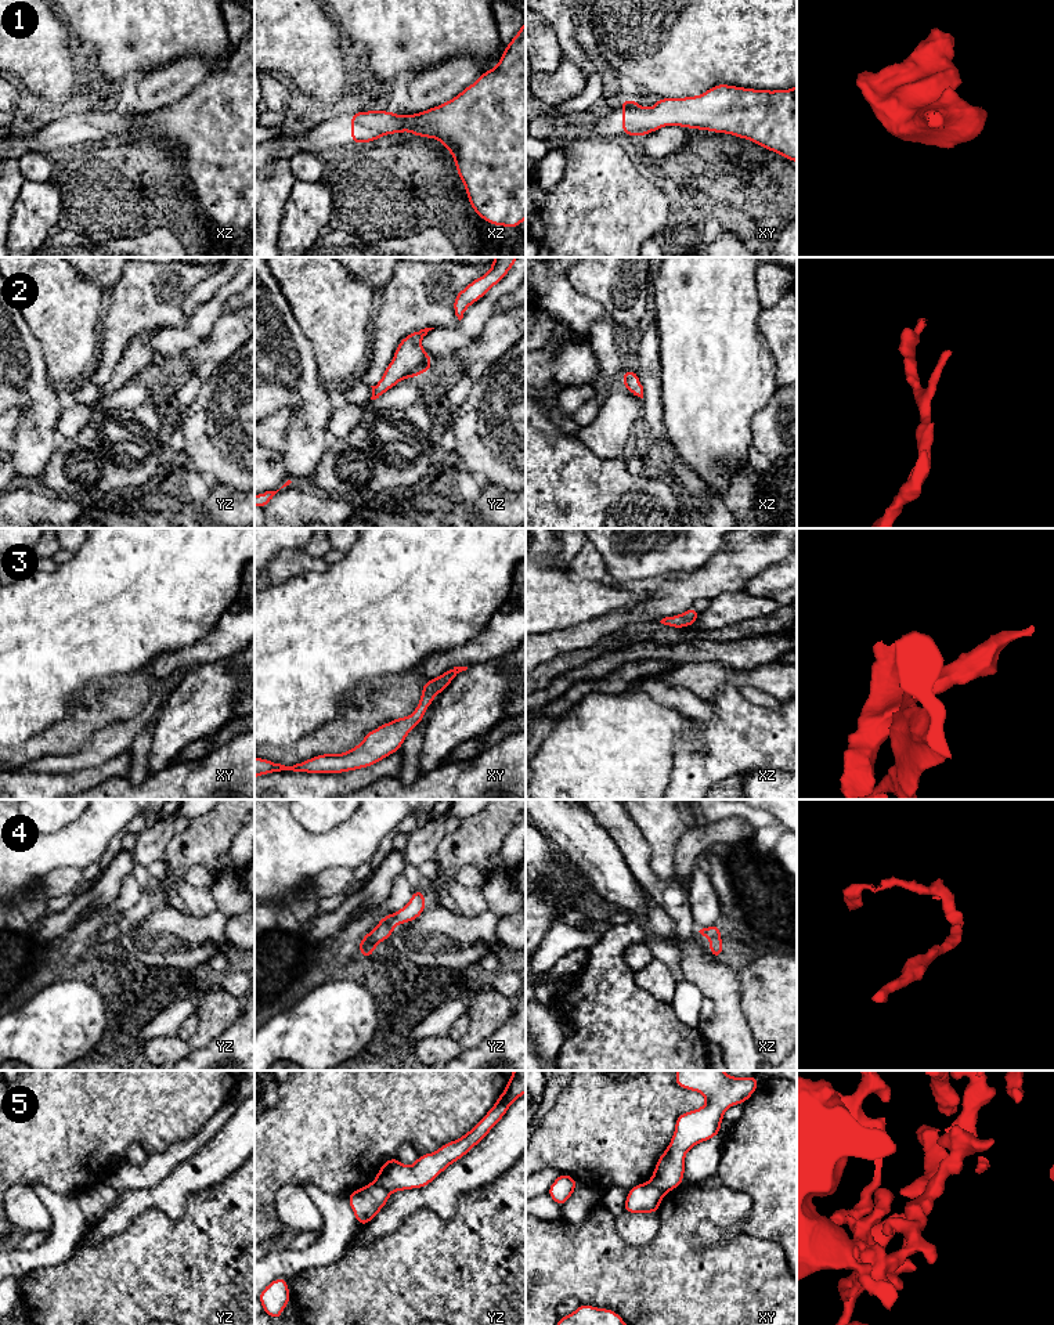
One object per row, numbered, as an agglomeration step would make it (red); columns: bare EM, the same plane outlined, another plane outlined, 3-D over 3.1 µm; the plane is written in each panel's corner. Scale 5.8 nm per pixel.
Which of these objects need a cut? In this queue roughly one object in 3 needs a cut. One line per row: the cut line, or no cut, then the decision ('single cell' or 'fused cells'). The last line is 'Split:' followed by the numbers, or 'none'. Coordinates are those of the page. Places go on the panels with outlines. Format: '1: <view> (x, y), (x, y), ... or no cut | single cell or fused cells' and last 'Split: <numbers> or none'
1: no cut | single cell
2: no cut | single cell
3: no cut | single cell
4: no cut | single cell
5: yz (374, 1181), (389, 1194) | fused cells
Split: 5

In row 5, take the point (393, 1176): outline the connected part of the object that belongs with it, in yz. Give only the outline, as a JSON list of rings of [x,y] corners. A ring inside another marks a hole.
[[[513,1071],[508,1086],[486,1116],[463,1137],[444,1144],[434,1153],[419,1155],[411,1166],[400,1163],[397,1156],[379,1169],[375,1184],[389,1194],[429,1185],[451,1163],[463,1158],[505,1116],[509,1106],[526,1093],[526,1071]]]

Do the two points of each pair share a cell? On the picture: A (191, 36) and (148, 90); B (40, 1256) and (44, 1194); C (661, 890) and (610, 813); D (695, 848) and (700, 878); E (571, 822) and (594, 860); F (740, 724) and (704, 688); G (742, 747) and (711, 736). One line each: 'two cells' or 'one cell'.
A: two cells
B: one cell
C: one cell
D: two cells
E: one cell
F: two cells
G: one cell

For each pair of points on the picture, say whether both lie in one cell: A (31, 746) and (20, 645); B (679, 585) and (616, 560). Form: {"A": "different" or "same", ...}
{"A": "different", "B": "different"}

